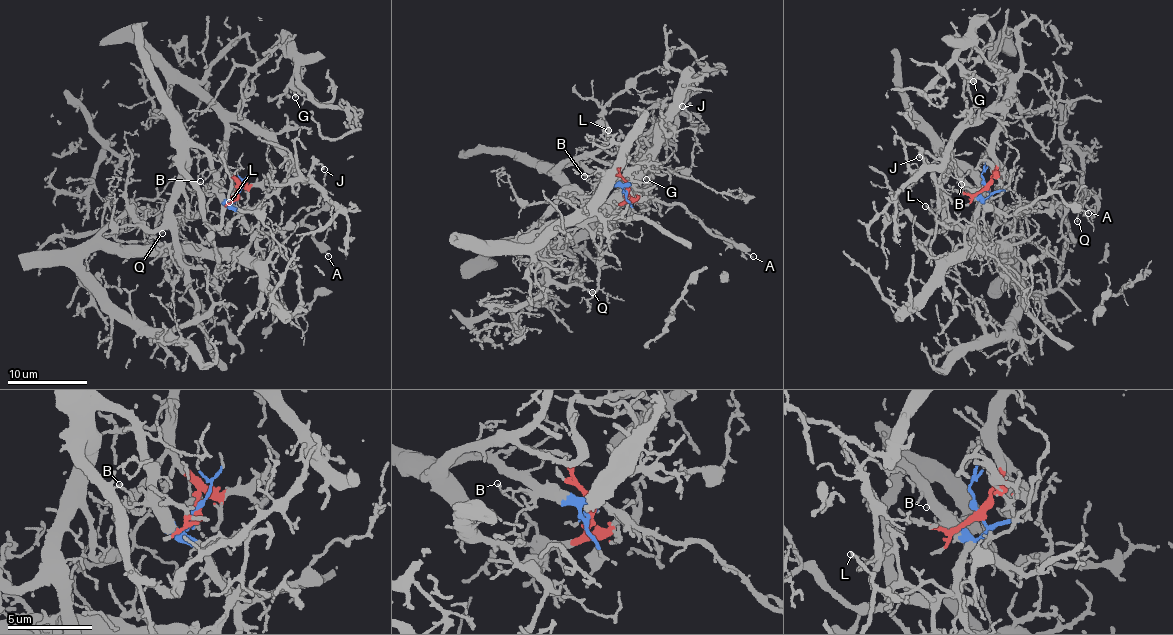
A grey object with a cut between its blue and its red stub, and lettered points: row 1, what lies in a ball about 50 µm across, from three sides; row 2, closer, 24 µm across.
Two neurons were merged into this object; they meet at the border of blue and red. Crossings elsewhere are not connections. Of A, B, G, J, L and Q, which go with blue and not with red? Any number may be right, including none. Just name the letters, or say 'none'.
A, B, L, Q

